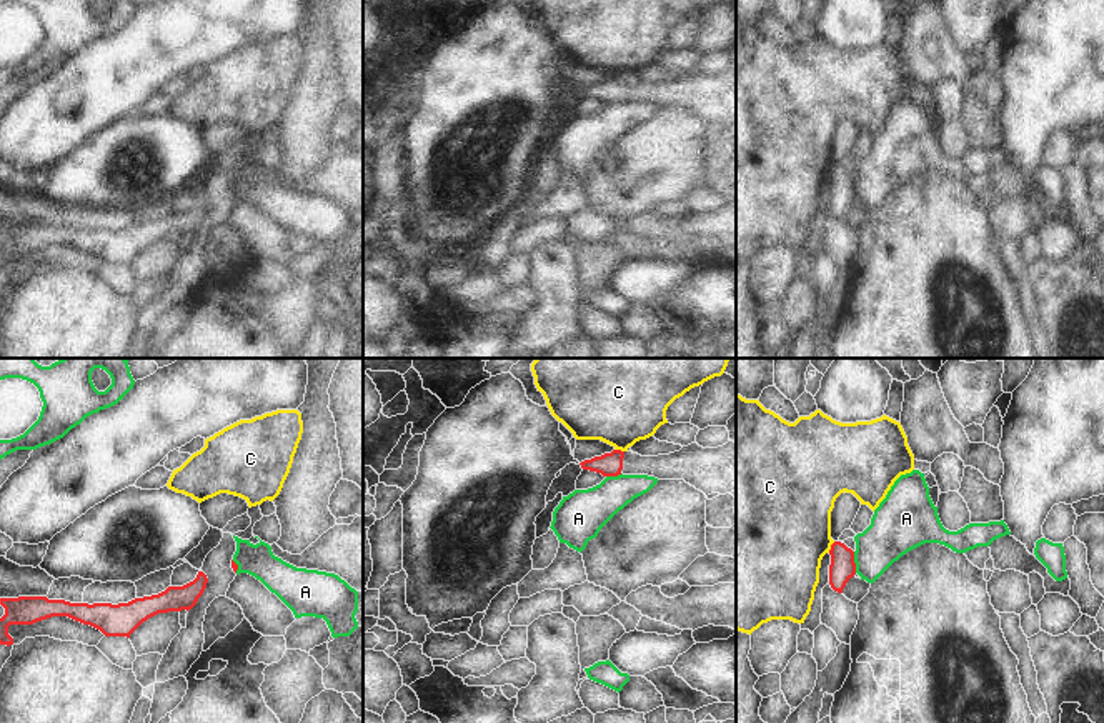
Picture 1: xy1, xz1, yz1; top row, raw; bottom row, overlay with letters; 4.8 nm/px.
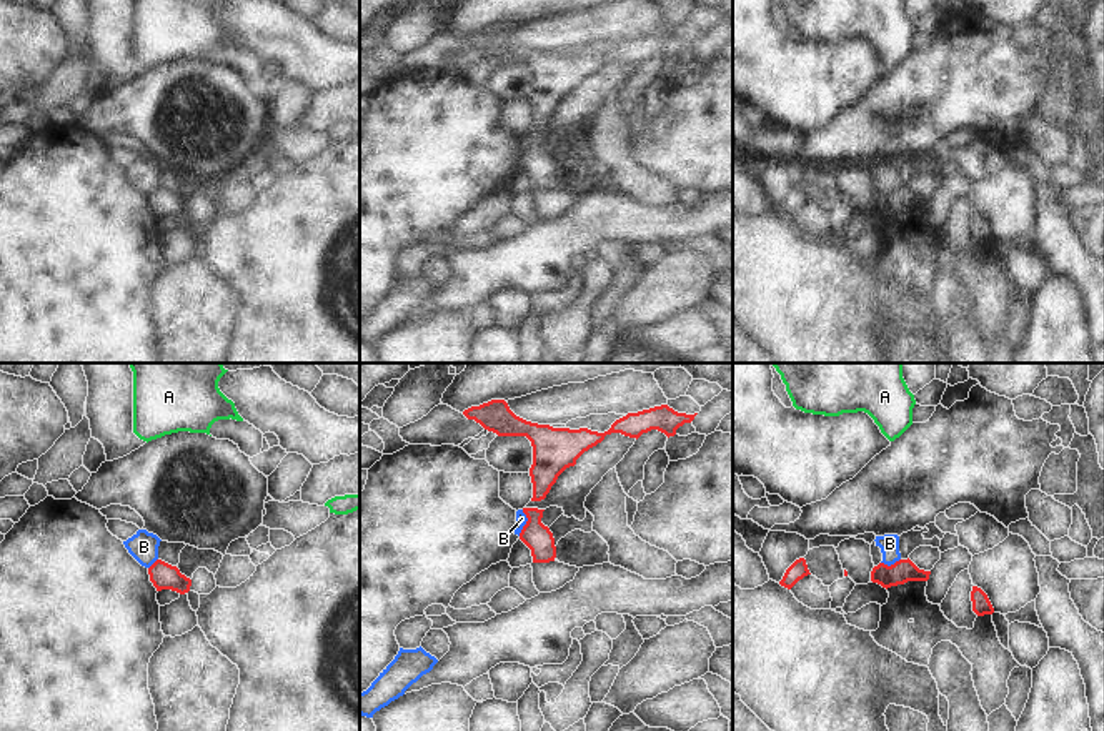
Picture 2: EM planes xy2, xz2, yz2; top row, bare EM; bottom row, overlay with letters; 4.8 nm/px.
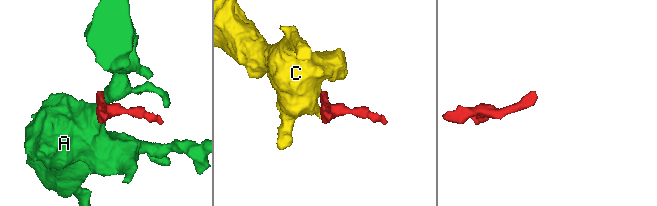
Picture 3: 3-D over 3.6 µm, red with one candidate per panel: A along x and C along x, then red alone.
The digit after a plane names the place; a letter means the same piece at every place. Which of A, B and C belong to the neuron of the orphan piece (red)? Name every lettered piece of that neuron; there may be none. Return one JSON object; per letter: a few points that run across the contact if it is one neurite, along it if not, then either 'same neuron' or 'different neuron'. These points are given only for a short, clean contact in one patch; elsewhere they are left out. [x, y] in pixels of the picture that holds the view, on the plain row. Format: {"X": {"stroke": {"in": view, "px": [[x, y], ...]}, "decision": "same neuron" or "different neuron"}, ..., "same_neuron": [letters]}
{"A": {"stroke": {"in": "yz1", "px": [[853, 179], [856, 199]]}, "decision": "different neuron"}, "B": {"stroke": {"in": "xz2", "px": [[523, 137], [527, 150], [518, 162]]}, "decision": "different neuron"}, "C": {"stroke": {"in": "yz1", "px": [[835, 169], [828, 179]]}, "decision": "different neuron"}, "same_neuron": []}

